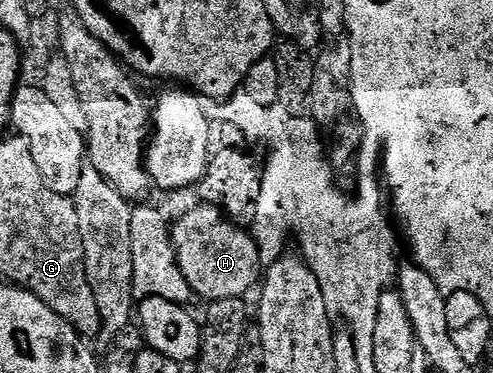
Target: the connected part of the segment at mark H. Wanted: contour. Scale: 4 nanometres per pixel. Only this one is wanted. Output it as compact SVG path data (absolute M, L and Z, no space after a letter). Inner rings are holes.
M196 205L193 211L186 212L177 223L171 224L172 247L176 250L176 260L182 269L182 277L186 277L190 289L194 289L194 293L201 300L238 299L247 296L246 293L252 286L253 288L257 286L256 270L261 270L262 267L260 250L256 247L255 238L244 231L247 230L233 223L220 208L207 205Z

